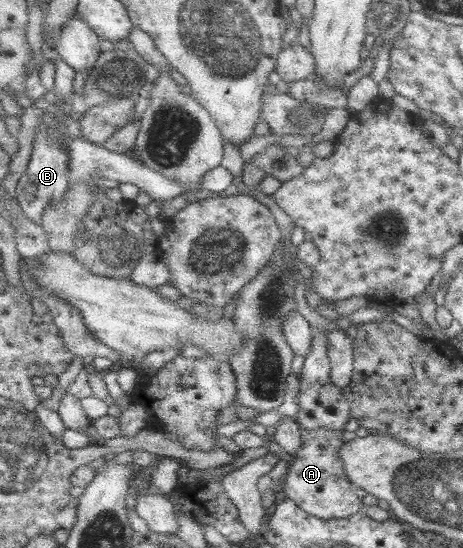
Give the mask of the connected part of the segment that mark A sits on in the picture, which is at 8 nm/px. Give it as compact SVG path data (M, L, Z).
M321 427L316 431L305 431L301 449L289 462L288 472L282 482L282 496L291 498L301 509L319 519L345 519L362 512L365 507L362 499L354 493L355 486L346 476L340 457L340 448L346 443L342 437L343 429L332 431Z

